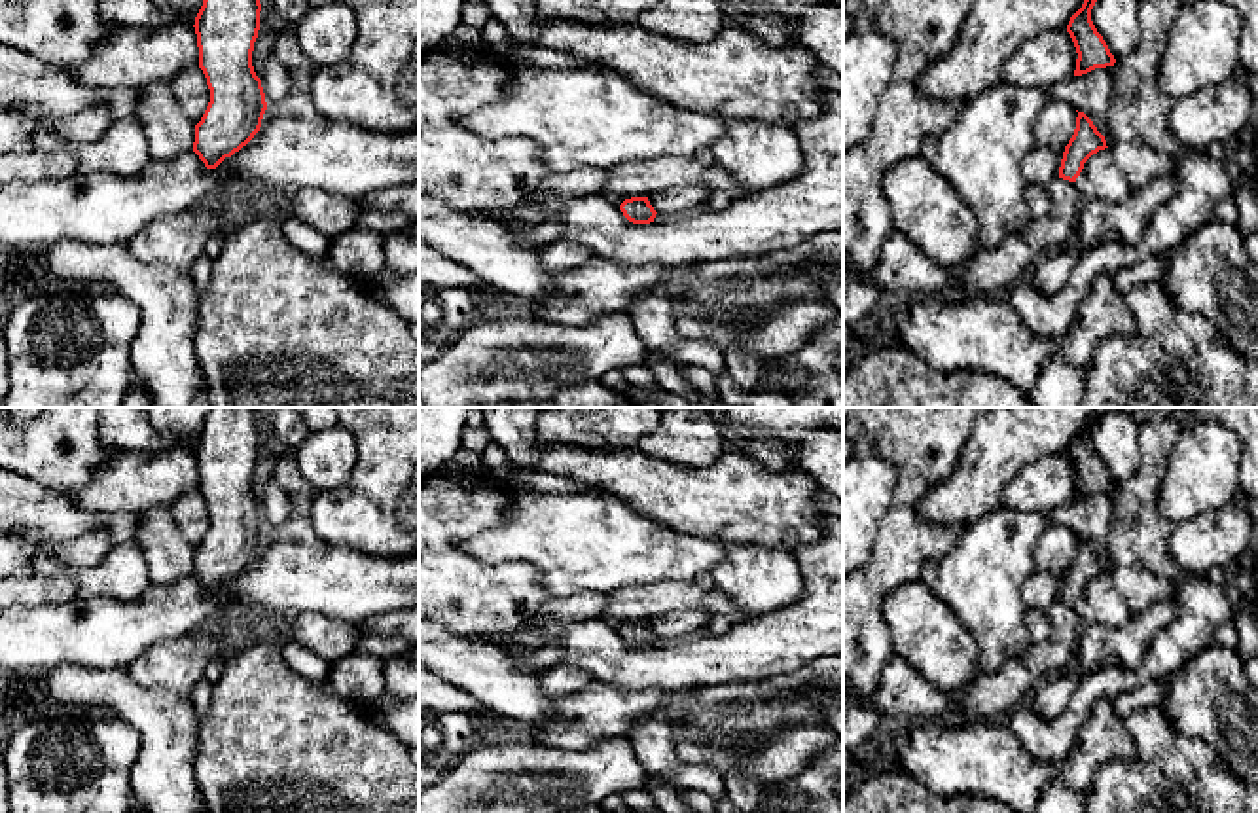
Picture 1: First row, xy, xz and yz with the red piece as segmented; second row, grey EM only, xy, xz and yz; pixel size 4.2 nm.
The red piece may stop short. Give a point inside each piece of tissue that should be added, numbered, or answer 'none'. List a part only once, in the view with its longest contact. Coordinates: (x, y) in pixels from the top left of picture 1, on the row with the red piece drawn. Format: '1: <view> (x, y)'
1: yz (1001, 268)

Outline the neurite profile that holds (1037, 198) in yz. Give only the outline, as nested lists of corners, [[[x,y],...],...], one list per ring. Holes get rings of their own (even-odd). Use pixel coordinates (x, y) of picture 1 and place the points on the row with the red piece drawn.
[[[1027,184],[1025,201],[1034,220],[1044,218],[1051,208],[1051,199],[1046,186]]]

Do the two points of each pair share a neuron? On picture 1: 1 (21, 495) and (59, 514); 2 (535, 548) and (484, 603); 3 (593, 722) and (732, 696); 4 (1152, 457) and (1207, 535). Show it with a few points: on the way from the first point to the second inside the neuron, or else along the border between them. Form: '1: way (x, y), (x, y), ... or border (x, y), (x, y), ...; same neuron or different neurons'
1: way (31, 505), (40, 514), (50, 514); same neuron
2: border (478, 561), (527, 561), (537, 569), (552, 596); different neurons
3: way (628, 705), (650, 700), (698, 700); same neuron
4: border (1173, 527), (1171, 558), (1183, 571); different neurons

